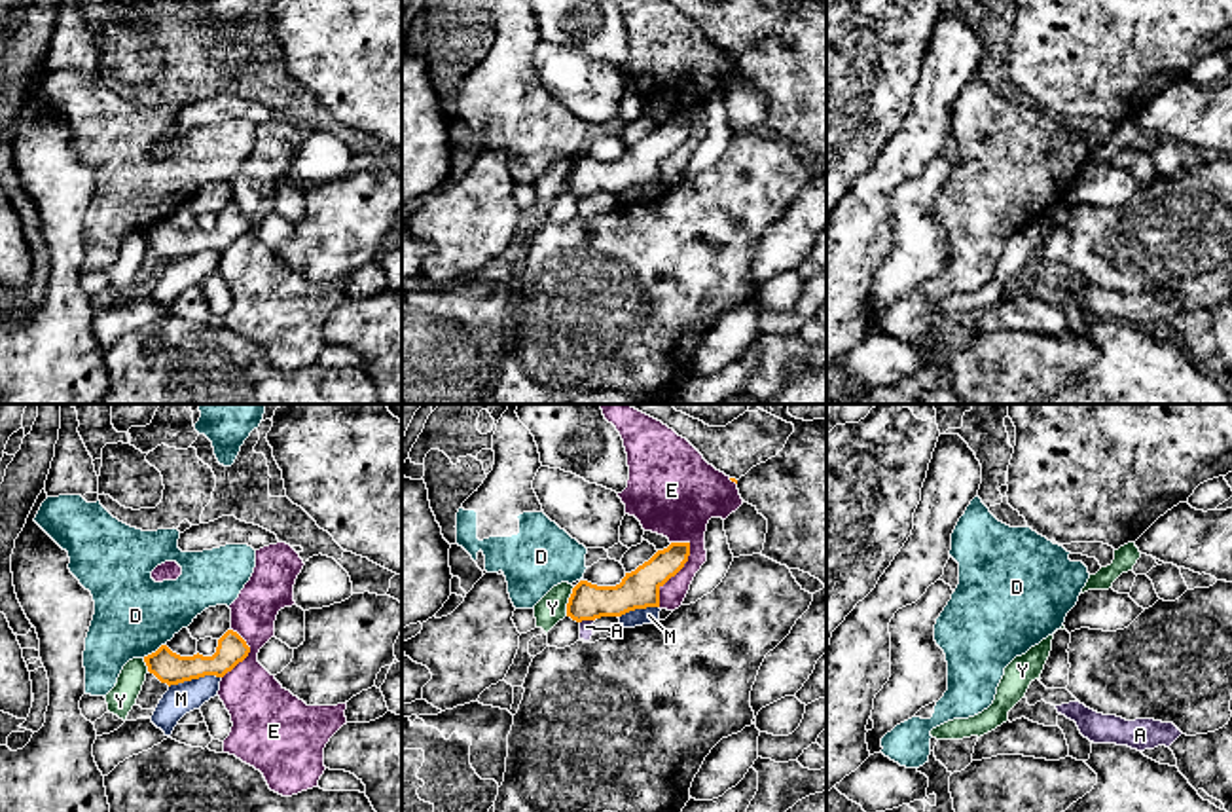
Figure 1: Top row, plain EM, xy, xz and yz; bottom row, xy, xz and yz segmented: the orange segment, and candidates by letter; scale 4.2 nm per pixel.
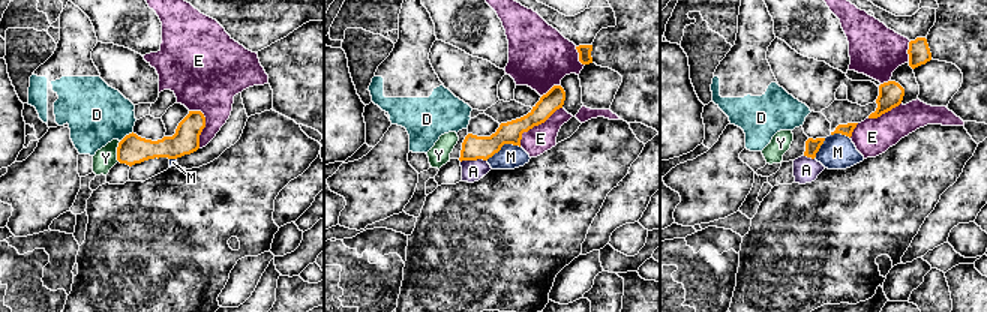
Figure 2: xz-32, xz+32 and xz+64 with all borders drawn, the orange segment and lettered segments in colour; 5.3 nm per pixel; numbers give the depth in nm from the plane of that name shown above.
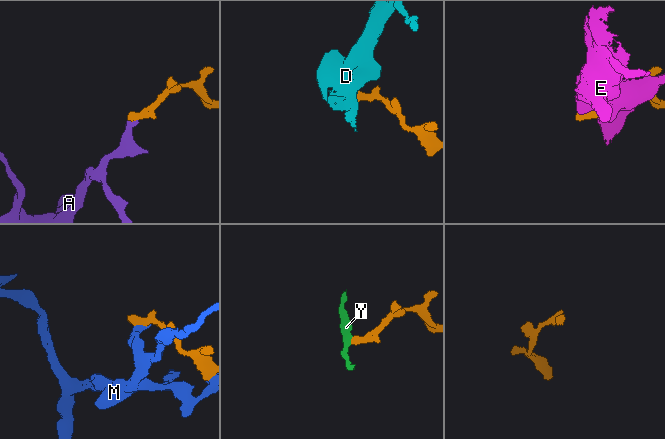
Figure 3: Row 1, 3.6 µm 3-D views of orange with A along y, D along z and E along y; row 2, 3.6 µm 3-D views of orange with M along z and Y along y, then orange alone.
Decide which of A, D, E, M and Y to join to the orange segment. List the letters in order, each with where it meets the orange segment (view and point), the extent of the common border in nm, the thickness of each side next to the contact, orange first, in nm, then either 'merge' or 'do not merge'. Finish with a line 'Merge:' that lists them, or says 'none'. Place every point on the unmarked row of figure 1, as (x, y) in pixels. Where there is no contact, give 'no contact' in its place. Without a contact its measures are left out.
A: xz (588, 194) | 80 nm | 160/60 nm | do not merge
D: xy (152, 228) | 110 nm | 140/340 nm | do not merge
E: xz (675, 148) | 300 nm | 160/240 nm | do not merge
M: xy (194, 253) | 220 nm | 140/130 nm | do not merge
Y: xz (569, 177) | 130 nm | 160/120 nm | do not merge
Merge: none

